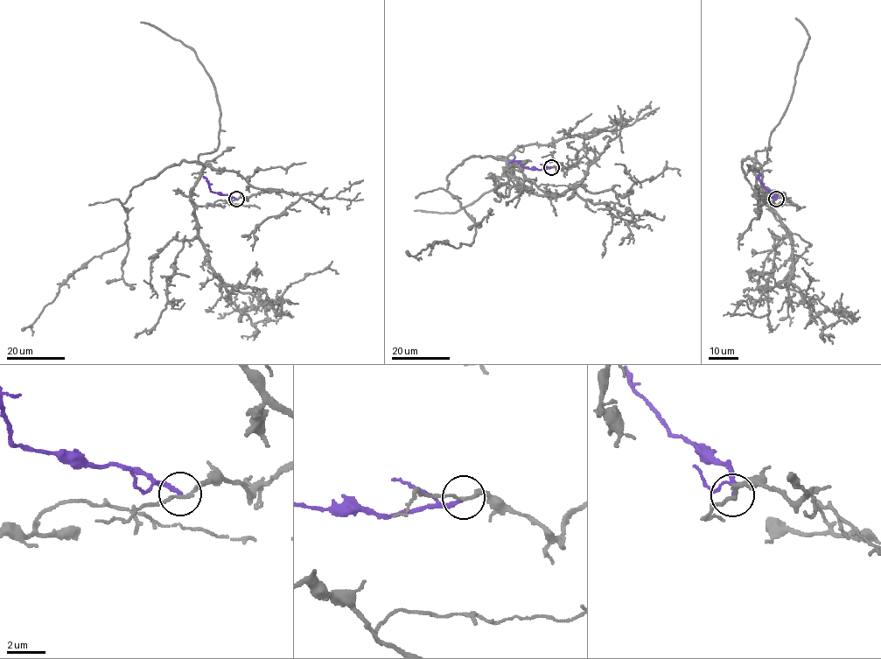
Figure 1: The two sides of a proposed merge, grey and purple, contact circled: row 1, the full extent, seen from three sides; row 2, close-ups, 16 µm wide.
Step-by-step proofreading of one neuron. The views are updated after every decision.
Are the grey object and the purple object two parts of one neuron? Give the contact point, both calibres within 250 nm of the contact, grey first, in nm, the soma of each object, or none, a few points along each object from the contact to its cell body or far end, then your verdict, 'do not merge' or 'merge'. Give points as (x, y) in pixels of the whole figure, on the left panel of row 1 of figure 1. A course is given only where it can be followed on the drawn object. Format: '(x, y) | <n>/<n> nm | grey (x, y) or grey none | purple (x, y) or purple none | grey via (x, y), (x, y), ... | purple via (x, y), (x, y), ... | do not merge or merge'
(236, 199) | 150/220 nm | grey none | purple none | grey via (235, 199), (281, 190), (202, 164), (164, 168), (122, 204), (126, 241), (83, 263), (22, 330) | purple via (235, 199), (212, 192), (203, 176) | do not merge

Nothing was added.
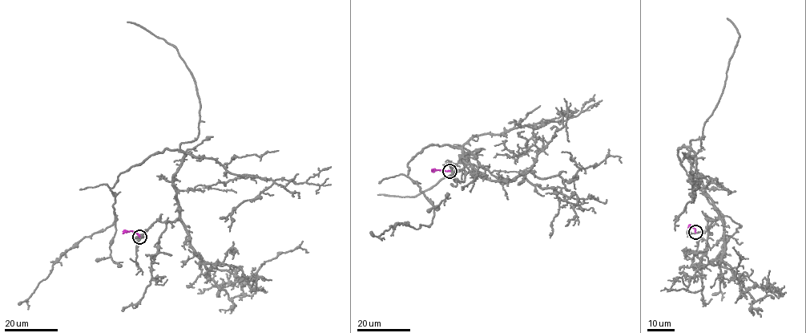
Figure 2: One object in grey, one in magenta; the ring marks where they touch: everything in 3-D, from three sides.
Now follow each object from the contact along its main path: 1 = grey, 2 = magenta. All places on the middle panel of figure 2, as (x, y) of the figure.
1: (449, 171), (455, 180), (485, 177), (458, 148), (428, 145), (408, 176), (433, 205), (430, 225), (370, 231)
2: (449, 171), (432, 168)

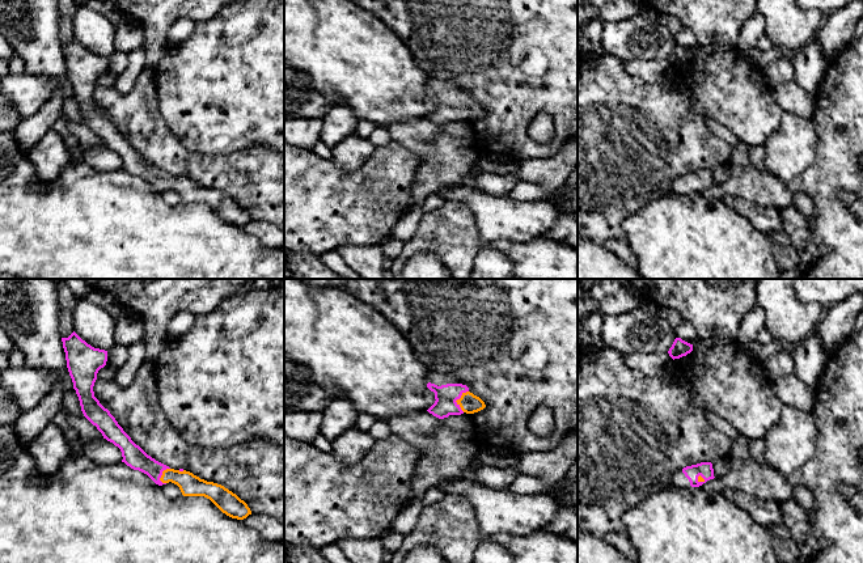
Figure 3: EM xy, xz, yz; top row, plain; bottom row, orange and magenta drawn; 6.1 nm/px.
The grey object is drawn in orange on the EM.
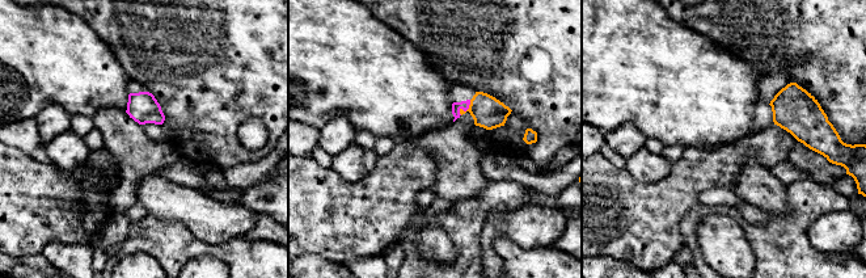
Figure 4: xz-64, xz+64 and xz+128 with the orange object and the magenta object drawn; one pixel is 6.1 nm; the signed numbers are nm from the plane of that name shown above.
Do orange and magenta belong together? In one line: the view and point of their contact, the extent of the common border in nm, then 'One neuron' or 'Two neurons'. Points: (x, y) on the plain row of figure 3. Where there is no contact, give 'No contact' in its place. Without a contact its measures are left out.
Touches orange at xz (456, 108). Shared border 140 nm. One neuron

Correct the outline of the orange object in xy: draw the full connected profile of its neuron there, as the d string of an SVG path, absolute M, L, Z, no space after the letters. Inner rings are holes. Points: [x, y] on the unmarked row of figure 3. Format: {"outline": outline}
{"outline": "M75 38L68 45L62 45L62 48L81 118L97 134L103 145L120 156L122 169L147 181L158 192L169 189L177 191L183 203L210 206L223 220L232 225L244 227L251 221L248 211L224 192L200 186L183 175L170 175L136 152L110 118L94 103L93 93L98 77L106 72L107 58L92 54Z"}

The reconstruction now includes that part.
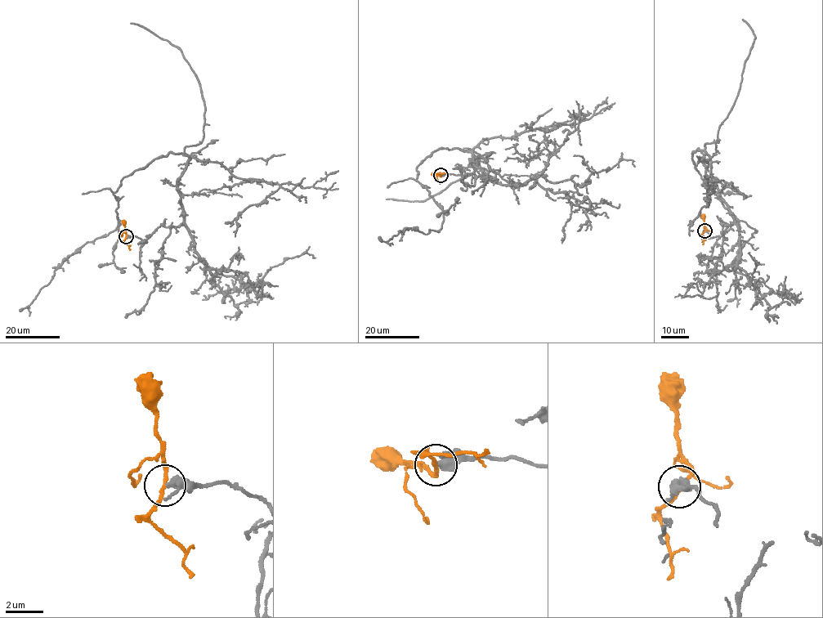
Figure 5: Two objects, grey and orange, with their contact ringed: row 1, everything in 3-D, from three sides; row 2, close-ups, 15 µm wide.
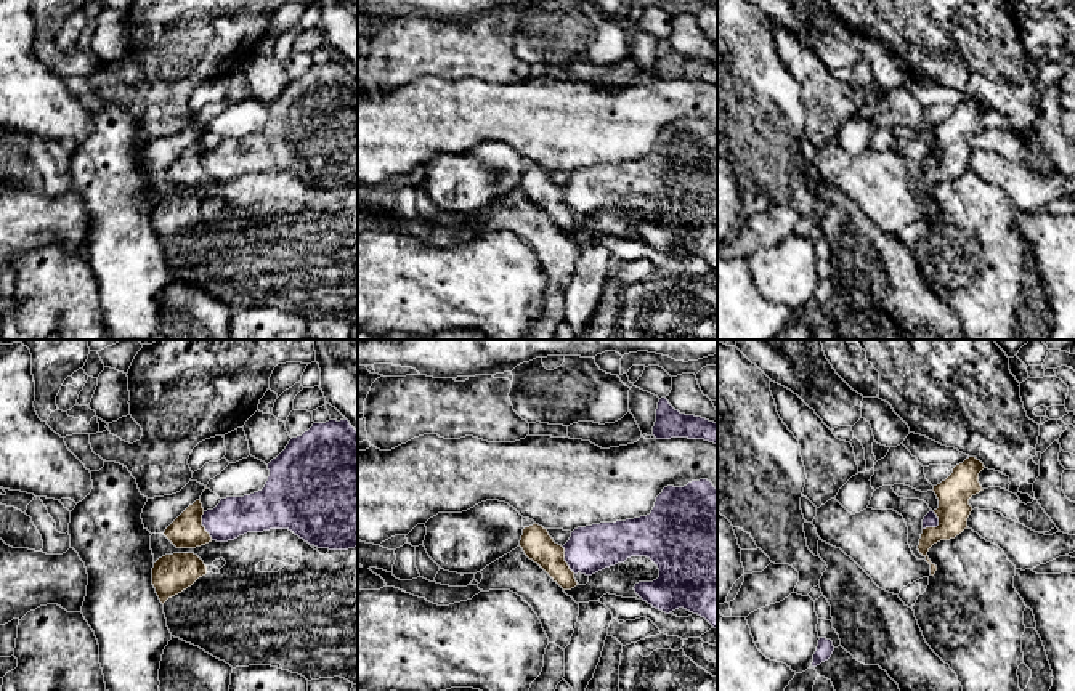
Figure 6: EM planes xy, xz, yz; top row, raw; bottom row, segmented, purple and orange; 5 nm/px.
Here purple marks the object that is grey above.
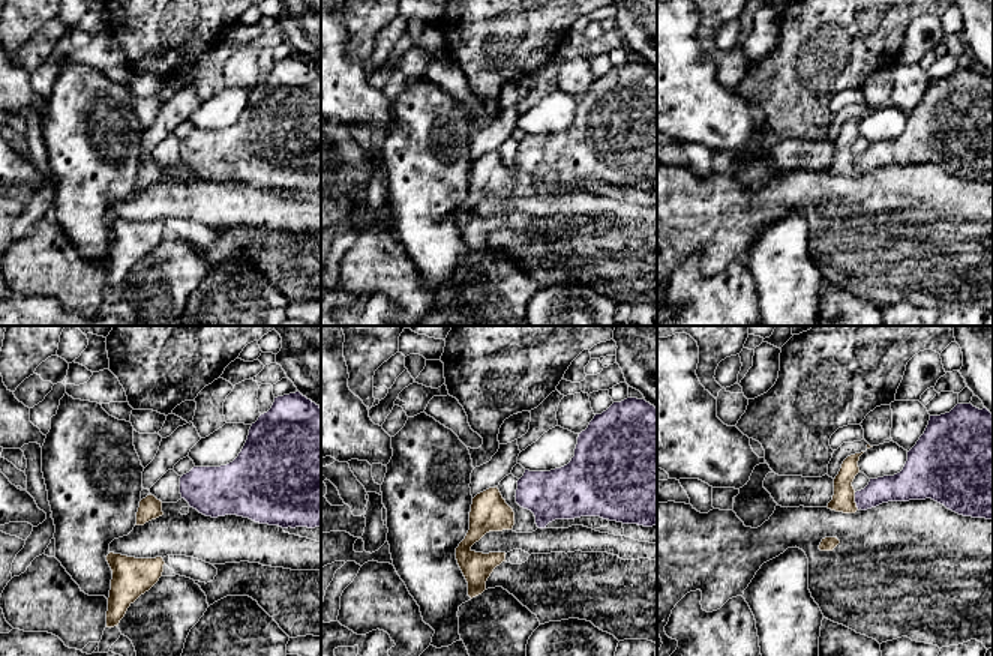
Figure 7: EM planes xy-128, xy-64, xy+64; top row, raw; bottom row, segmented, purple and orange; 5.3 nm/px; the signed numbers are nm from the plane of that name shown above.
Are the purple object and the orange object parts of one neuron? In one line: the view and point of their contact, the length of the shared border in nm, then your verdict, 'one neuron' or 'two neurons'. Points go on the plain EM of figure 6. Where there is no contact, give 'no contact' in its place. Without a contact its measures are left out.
contact yz (936, 167); length 110 nm; two neurons

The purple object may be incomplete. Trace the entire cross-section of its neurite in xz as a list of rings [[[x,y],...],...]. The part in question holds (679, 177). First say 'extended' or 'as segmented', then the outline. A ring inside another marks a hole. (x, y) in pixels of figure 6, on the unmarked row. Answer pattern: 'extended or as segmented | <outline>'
as segmented | [[[711,122],[667,127],[650,156],[578,168],[563,189],[570,210],[586,216],[631,197],[650,199],[659,218],[635,224],[635,234],[666,255],[684,249],[717,269],[717,130]]]

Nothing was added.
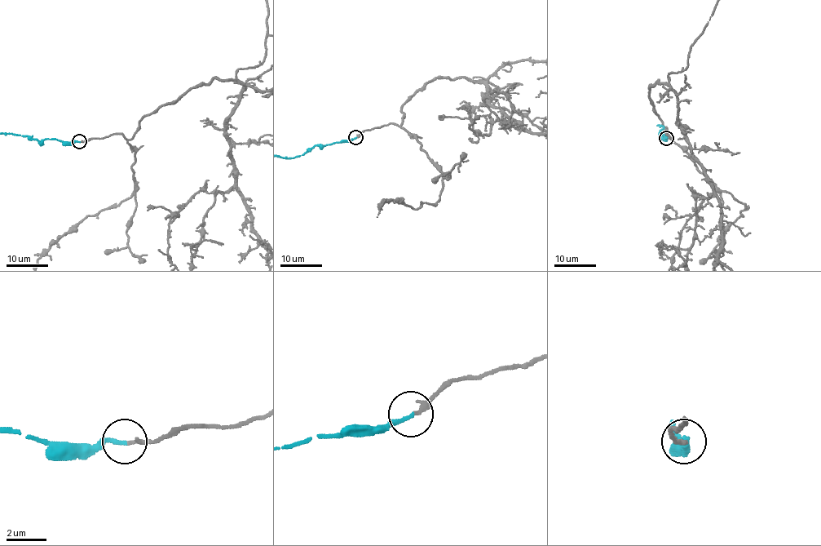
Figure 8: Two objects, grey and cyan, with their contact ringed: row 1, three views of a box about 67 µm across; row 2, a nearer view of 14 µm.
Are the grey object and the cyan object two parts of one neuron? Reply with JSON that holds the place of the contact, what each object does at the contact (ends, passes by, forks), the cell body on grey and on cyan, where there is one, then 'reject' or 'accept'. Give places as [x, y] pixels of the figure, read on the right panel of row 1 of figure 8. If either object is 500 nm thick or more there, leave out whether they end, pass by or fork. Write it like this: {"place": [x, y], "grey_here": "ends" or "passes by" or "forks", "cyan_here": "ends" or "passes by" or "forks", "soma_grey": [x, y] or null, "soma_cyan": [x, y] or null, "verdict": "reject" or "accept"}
{"place": [666, 138], "grey_here": "ends", "cyan_here": "ends", "soma_grey": null, "soma_cyan": null, "verdict": "accept"}

